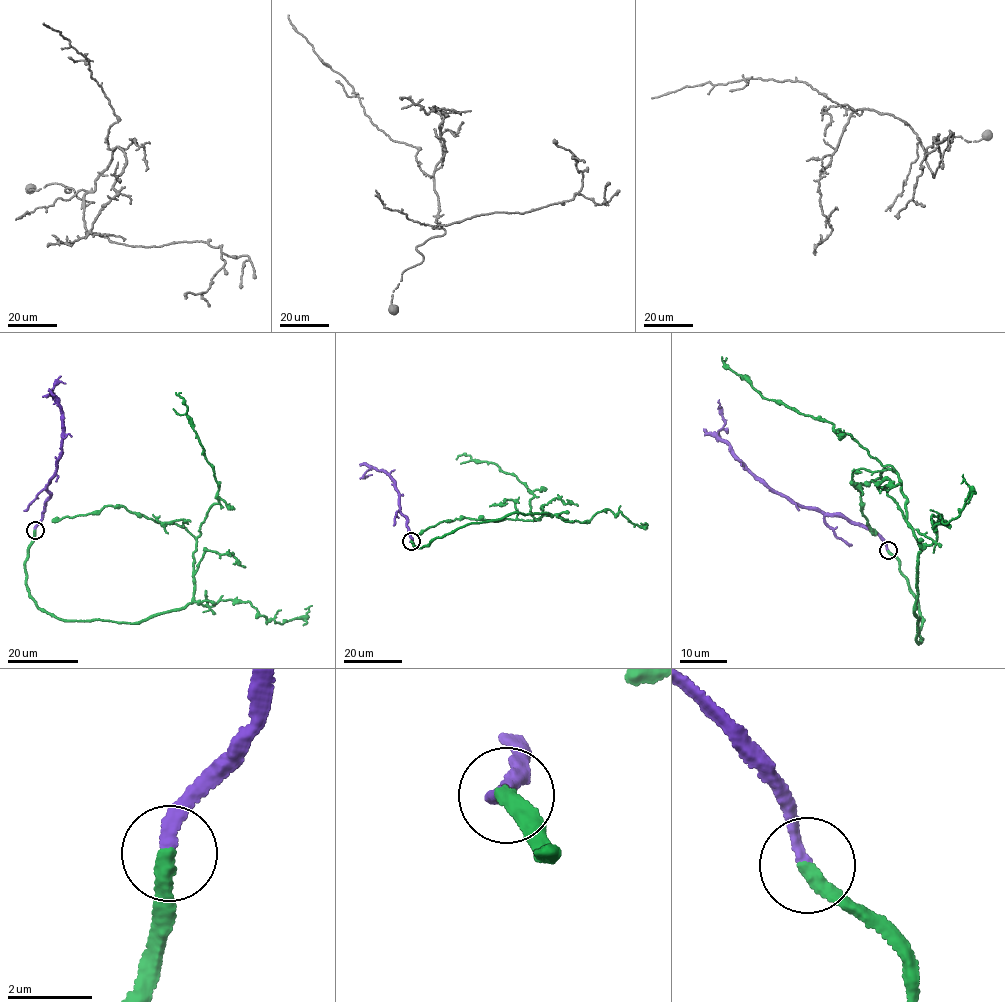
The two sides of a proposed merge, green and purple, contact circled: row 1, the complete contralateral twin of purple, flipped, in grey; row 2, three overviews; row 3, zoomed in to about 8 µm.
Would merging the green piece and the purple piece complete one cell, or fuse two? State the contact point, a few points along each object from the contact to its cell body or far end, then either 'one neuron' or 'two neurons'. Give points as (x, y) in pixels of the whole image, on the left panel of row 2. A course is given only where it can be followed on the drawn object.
at (35, 530); green runs (35, 530), (27, 590), (57, 617), (138, 623), (191, 602), (196, 540), (219, 488), (176, 393); purple runs (35, 529), (50, 495), (47, 486), (62, 448), (62, 413), (57, 398), (50, 394), (60, 382), (65, 383); one neuron

